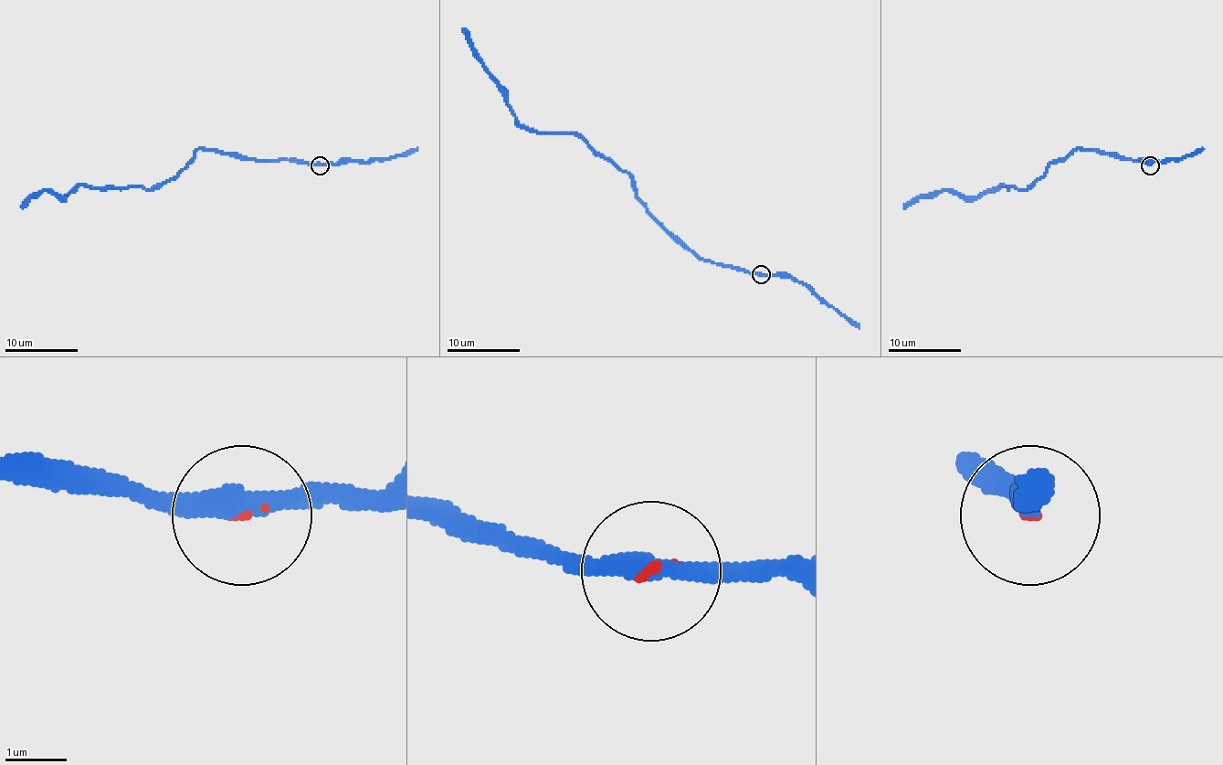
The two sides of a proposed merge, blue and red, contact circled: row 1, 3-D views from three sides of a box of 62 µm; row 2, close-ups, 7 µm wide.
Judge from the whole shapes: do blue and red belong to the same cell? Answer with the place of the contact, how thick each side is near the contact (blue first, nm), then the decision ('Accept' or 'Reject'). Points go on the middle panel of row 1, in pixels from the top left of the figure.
Place: (761, 274). Thickness 320 nm (blue) against 70 nm. Accept

